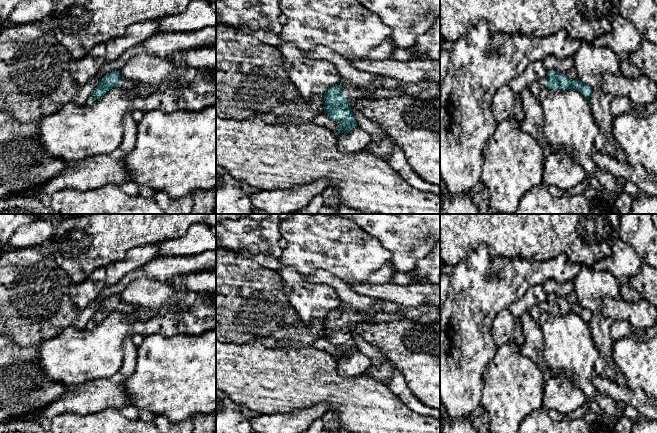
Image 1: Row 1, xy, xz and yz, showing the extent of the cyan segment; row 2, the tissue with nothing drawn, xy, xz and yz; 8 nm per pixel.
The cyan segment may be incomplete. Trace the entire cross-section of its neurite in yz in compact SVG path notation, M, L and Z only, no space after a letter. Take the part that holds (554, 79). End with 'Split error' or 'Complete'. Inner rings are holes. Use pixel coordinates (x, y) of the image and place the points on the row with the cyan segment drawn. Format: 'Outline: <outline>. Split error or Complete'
Outline: M548 70L545 78L537 80L530 90L532 94L537 97L542 87L548 87L553 89L574 89L581 93L587 100L592 93L592 89L589 85L581 82L580 80L570 80L565 74L559 73L556 70Z. Split error

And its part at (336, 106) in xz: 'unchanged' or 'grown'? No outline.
grown

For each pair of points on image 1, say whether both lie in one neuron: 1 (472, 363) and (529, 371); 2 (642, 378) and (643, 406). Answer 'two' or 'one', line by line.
1: two
2: two

